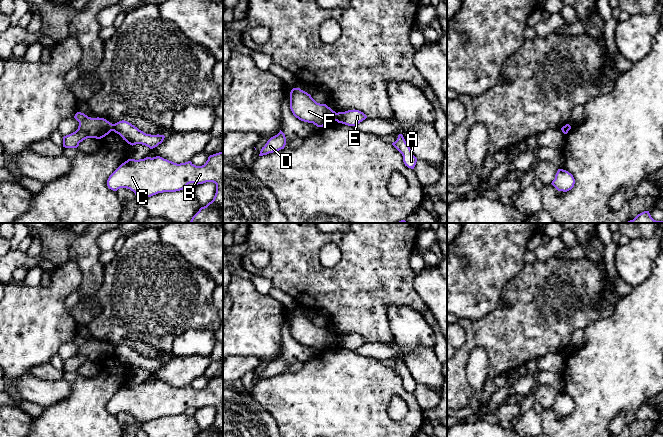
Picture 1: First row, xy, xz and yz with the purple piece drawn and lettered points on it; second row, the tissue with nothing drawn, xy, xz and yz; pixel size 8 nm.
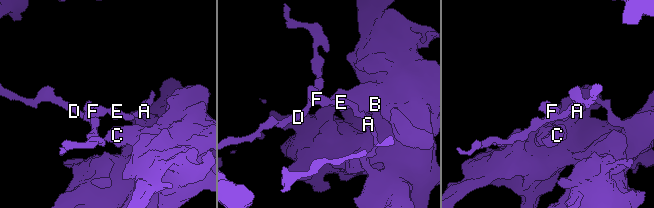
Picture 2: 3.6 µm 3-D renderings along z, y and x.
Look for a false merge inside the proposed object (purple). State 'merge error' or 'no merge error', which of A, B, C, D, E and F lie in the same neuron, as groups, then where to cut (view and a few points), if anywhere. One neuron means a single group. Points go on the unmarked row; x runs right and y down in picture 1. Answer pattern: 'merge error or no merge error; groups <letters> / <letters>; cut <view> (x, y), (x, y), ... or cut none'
merge error; groups A B C E / D F; cut xz (337, 337), (335, 344)

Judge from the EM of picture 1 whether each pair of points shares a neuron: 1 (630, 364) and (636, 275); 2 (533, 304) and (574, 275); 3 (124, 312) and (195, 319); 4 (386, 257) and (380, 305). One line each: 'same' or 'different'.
1: different
2: same
3: same
4: same

